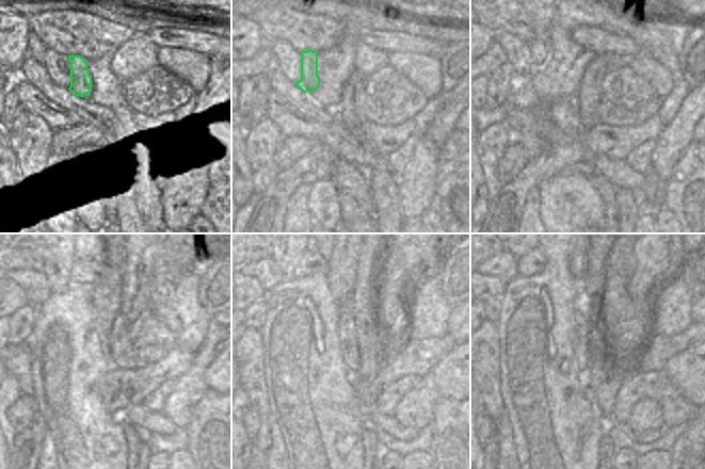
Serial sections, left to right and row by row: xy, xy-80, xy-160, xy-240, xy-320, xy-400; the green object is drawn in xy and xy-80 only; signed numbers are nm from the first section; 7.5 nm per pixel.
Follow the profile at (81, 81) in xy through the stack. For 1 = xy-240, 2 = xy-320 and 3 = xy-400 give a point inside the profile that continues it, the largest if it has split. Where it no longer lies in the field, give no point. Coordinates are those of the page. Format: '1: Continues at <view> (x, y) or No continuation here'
1: Continues at xy-240 (58, 255)
2: Continues at xy-320 (287, 255)
3: Continues at xy-400 (516, 255)

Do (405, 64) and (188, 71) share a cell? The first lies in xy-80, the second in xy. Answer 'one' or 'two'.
one

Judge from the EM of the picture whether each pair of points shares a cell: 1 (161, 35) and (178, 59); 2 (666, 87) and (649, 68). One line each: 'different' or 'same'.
1: different
2: same

